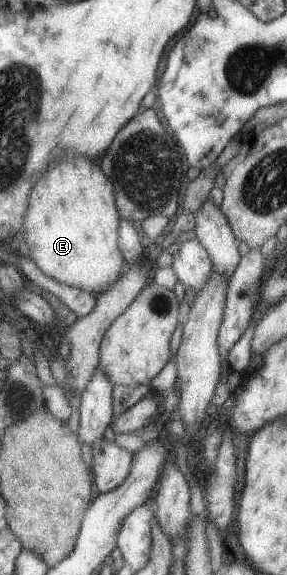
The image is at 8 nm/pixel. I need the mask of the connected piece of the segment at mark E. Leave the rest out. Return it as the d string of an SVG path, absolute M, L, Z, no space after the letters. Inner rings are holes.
M65 156L47 167L31 189L22 235L29 246L29 257L44 275L96 297L110 289L126 267L117 244L120 220L112 184L97 163L82 156Z

